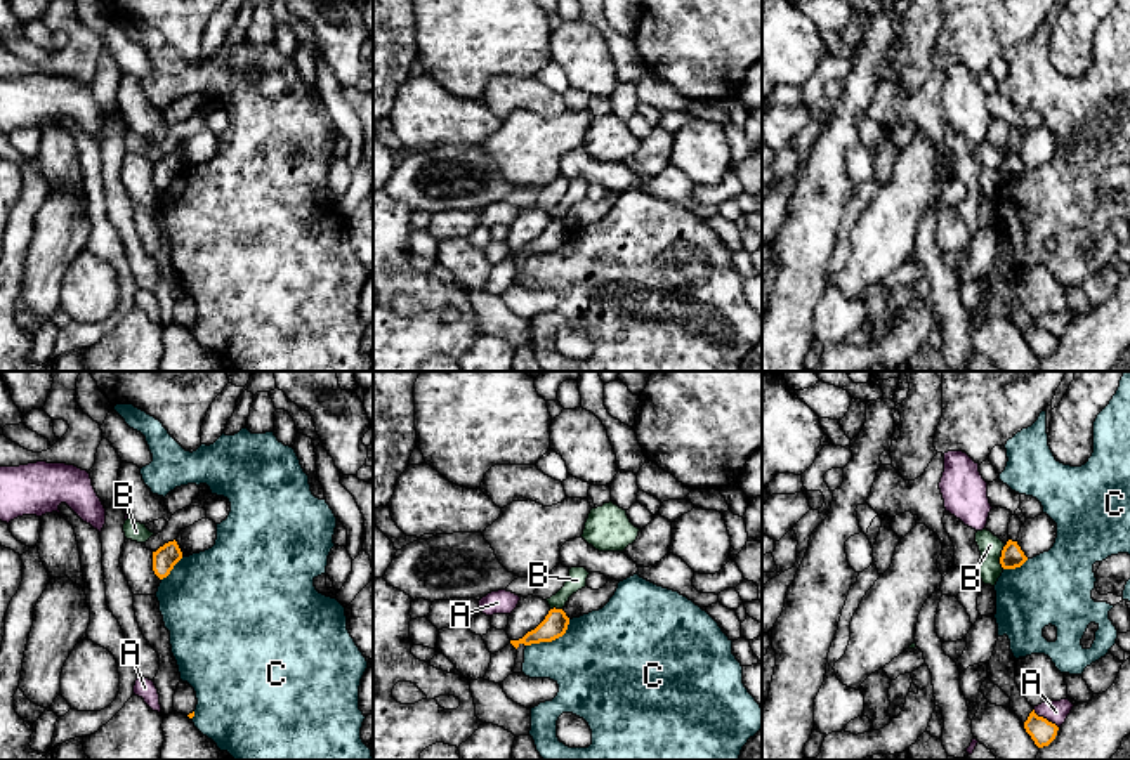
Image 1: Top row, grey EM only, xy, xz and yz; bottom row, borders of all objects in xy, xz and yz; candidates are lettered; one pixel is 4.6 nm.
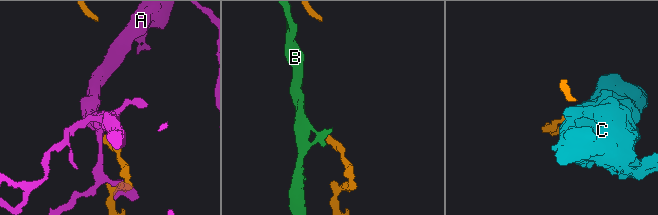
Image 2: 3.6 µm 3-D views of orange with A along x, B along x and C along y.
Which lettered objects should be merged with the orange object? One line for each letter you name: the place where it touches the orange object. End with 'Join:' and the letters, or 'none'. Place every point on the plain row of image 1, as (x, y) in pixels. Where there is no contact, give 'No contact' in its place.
Join: none

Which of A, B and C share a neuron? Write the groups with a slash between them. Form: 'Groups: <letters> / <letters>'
Groups: A / B / C

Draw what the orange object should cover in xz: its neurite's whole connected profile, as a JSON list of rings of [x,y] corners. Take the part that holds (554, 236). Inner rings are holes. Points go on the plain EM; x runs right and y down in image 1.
[[[550,220],[545,231],[531,243],[528,243],[519,252],[510,252],[510,255],[517,260],[521,255],[531,257],[540,253],[552,253],[562,248],[568,241],[569,229],[562,220]]]

